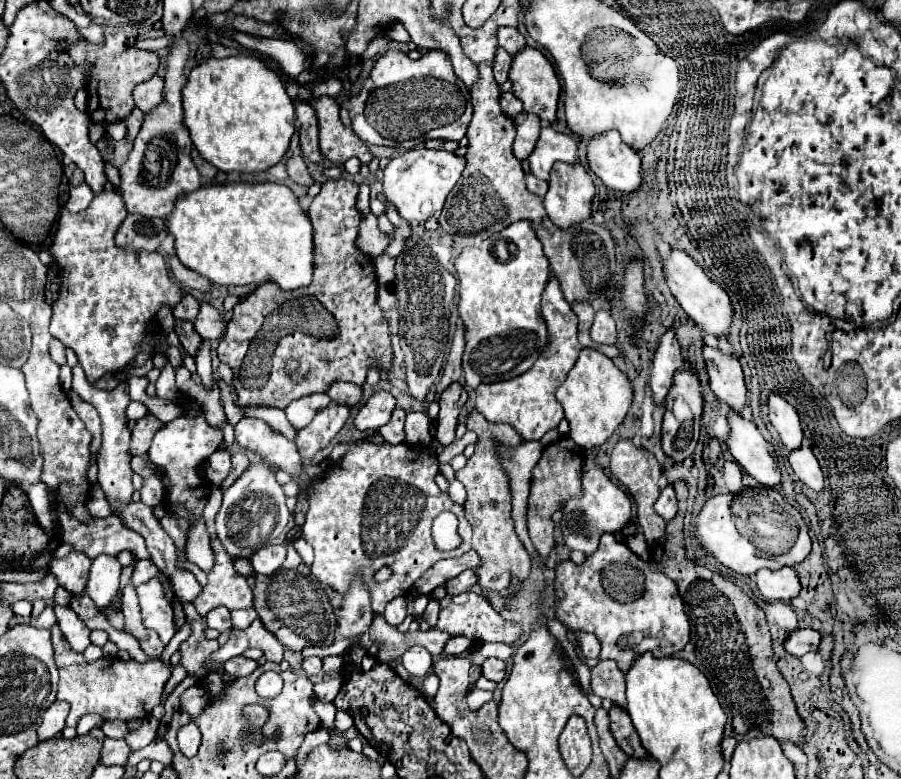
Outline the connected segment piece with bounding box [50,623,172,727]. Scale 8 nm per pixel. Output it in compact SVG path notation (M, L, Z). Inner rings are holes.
M58 623L50 631L52 631L52 643L54 643L54 659L60 673L56 697L70 703L70 715L66 719L68 727L76 727L78 719L88 713L96 713L104 721L144 719L152 713L156 705L162 703L160 697L162 697L166 681L170 679L172 665L164 665L162 659L136 663L134 659L120 661L118 657L114 659L102 657L94 663L88 663L82 657L82 653L76 653L68 647L64 635L58 629Z

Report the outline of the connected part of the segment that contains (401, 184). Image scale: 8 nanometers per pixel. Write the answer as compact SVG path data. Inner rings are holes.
M410 149L404 155L390 159L388 167L384 169L384 195L386 199L396 207L398 215L406 221L422 223L428 217L436 215L460 179L464 171L464 157L458 157L448 151L436 151L436 149Z

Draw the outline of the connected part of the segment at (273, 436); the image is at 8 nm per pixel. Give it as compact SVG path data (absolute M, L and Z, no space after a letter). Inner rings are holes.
M244 417L236 427L234 427L234 435L240 447L248 447L256 453L260 453L260 457L282 469L288 471L290 475L296 475L302 471L302 463L300 463L300 455L296 451L296 445L292 441L288 441L282 433L276 433L270 429L270 425L266 425L262 419L252 419L252 417Z

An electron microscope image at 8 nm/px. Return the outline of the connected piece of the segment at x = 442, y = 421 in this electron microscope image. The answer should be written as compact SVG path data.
M452 383L440 397L440 415L436 427L436 441L442 445L450 445L454 441L458 415L468 399L466 389L460 383Z

